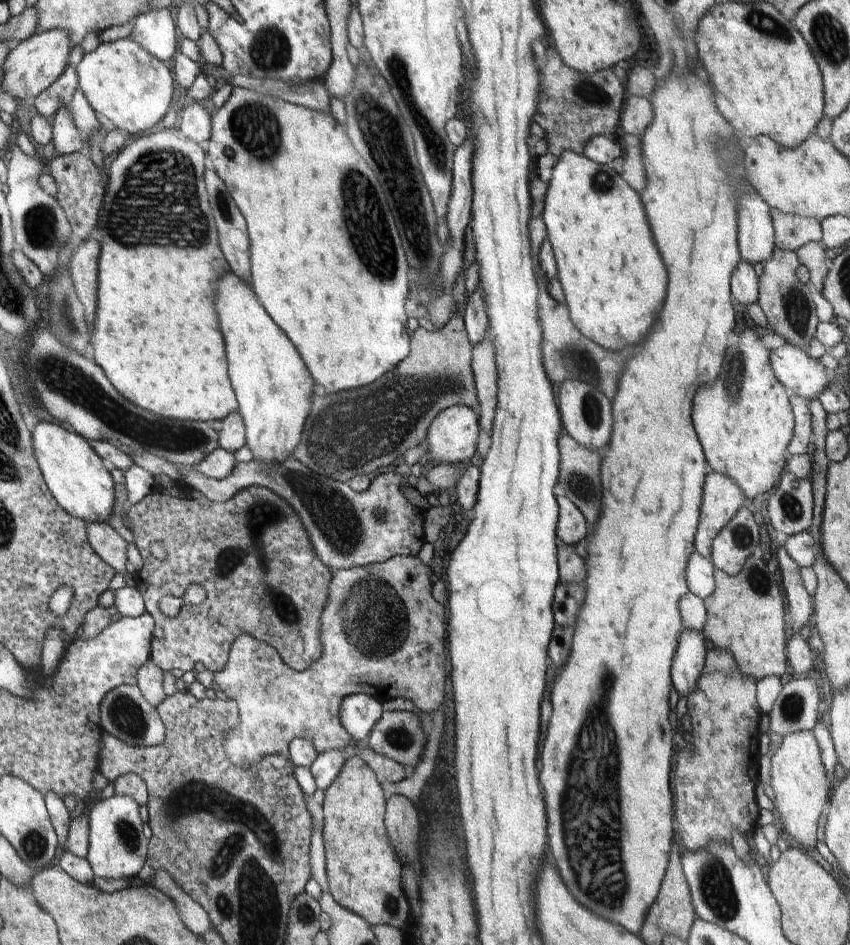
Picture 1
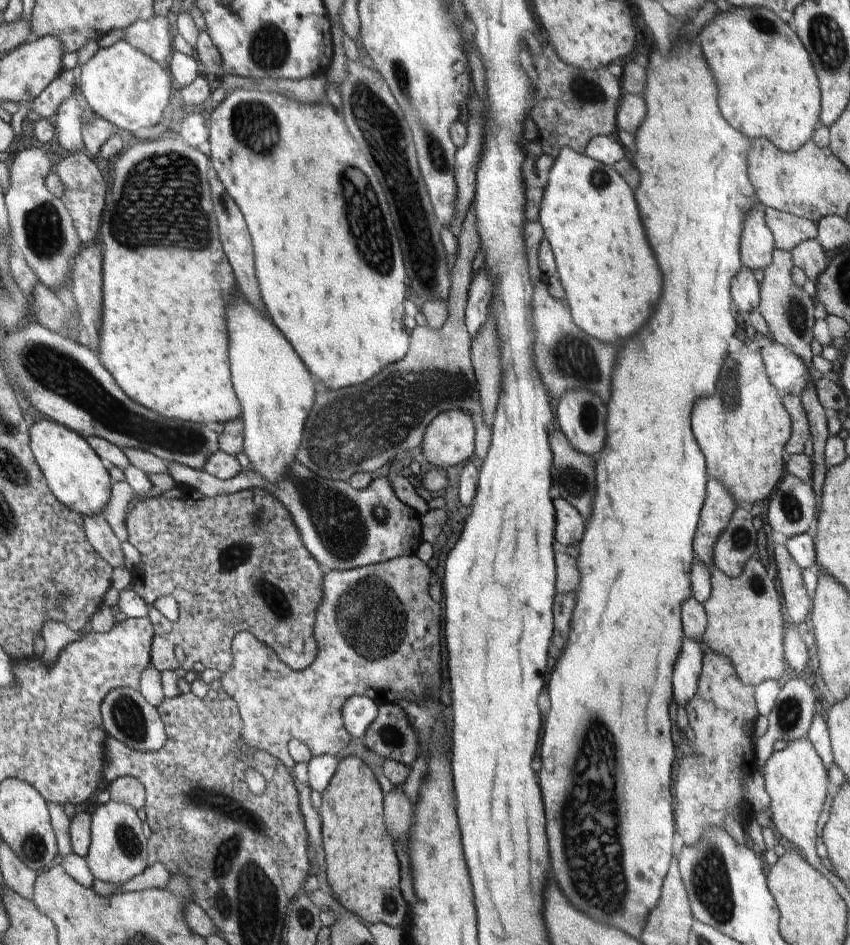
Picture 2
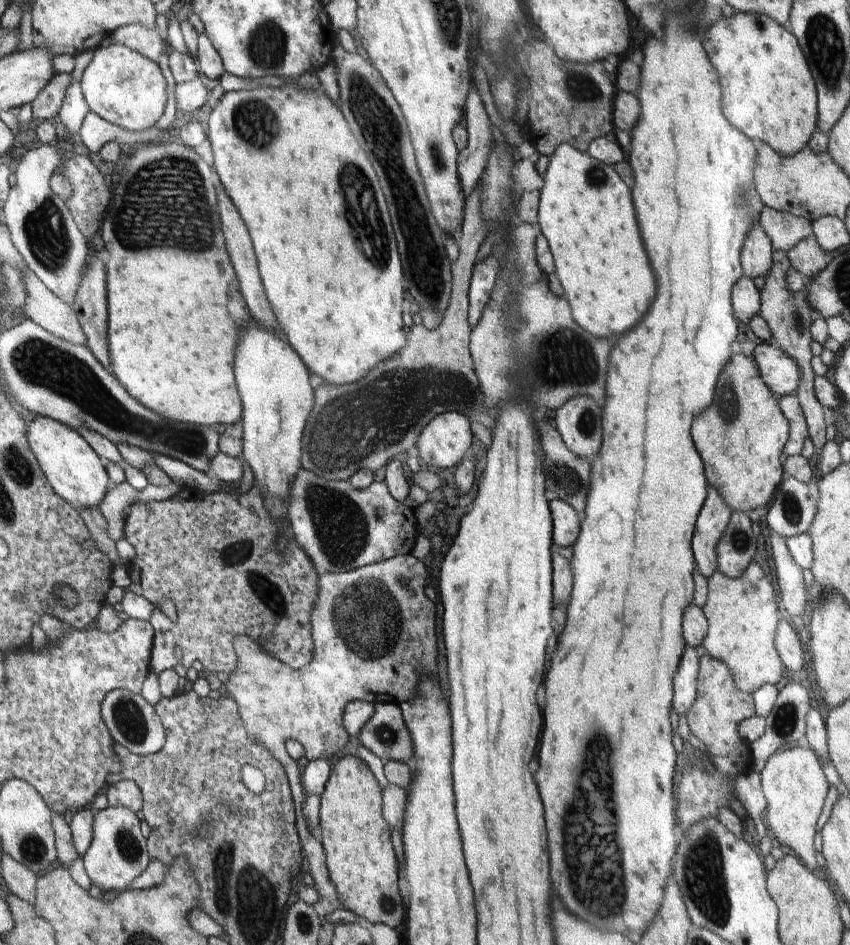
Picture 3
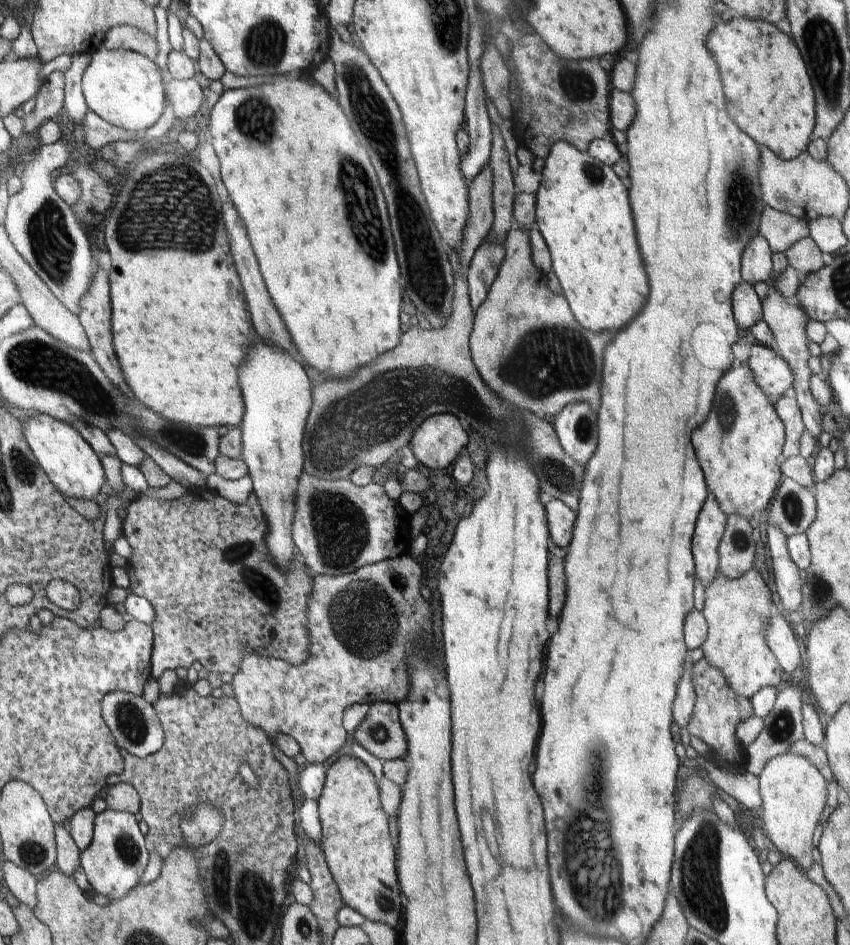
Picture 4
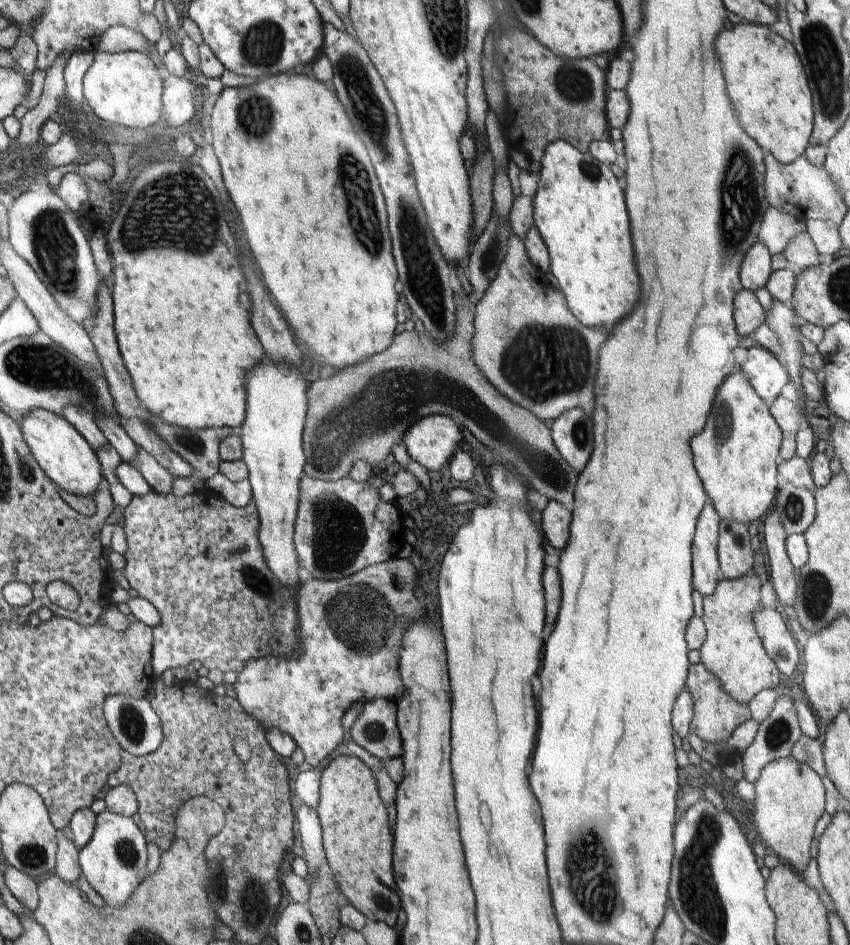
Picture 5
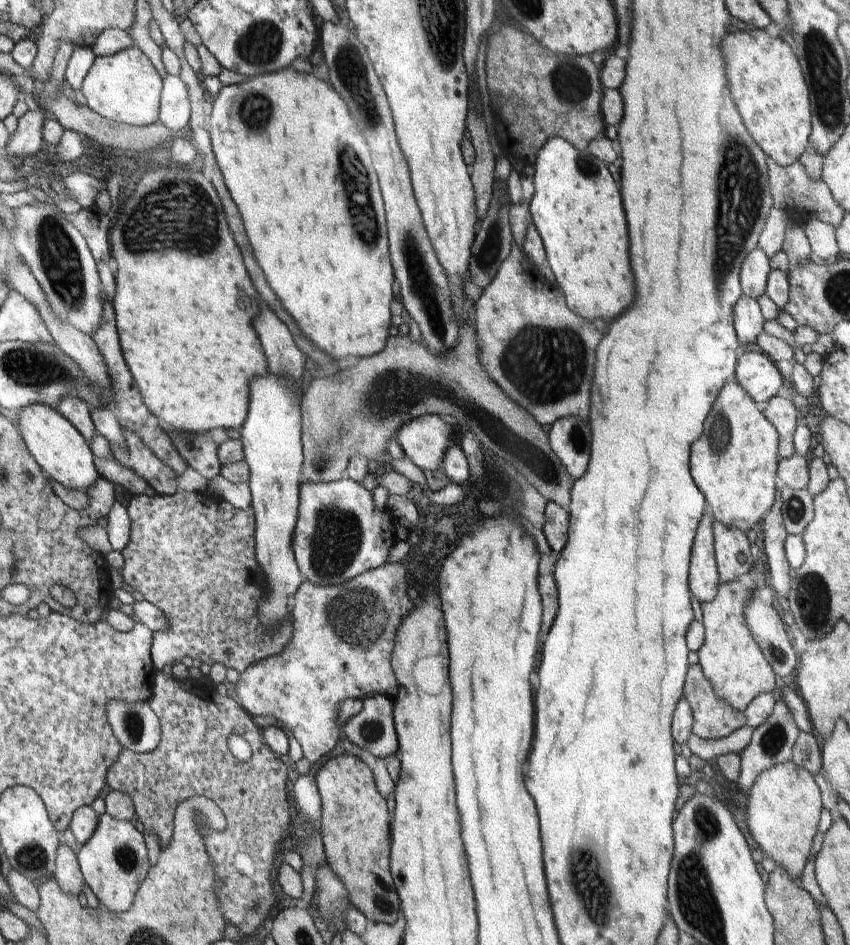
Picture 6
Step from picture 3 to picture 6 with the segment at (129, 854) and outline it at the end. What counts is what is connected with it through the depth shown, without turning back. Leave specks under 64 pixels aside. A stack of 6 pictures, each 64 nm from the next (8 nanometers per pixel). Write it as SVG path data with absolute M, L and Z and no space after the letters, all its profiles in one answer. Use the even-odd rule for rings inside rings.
M103 812L97 820L93 836L77 852L77 866L83 882L101 902L101 908L107 908L109 912L127 912L131 910L131 902L139 884L149 872L145 838L129 822L119 822Z

